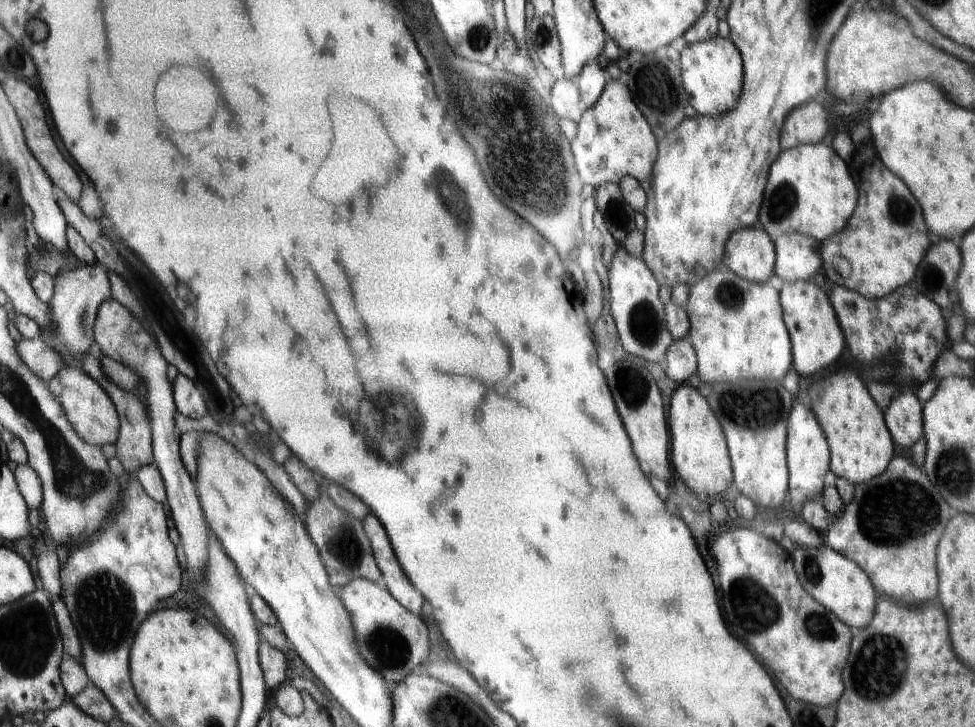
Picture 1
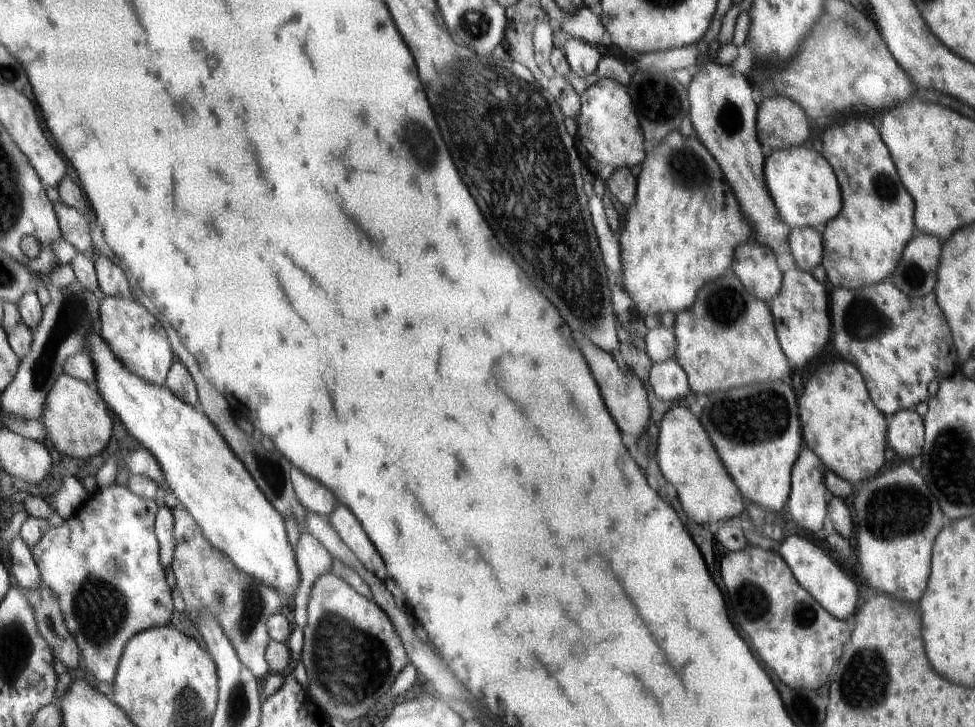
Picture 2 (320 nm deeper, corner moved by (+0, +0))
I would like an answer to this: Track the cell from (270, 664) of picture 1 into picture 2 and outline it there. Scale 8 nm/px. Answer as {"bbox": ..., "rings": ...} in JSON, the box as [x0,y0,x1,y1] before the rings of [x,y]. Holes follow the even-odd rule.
{"bbox":[171,504,282,678],"rings":[[[181,504],[171,508],[173,516],[172,525],[172,574],[176,579],[175,588],[180,590],[180,596],[184,598],[184,608],[190,620],[199,618],[199,612],[205,615],[212,615],[216,622],[225,631],[226,638],[233,643],[237,651],[238,658],[252,671],[258,678],[263,678],[268,674],[268,663],[266,662],[265,652],[270,635],[268,631],[268,620],[282,610],[282,598],[278,591],[266,583],[260,582],[252,575],[246,574],[229,558],[225,552],[214,547],[204,535],[201,527],[198,526],[196,519]]]}

